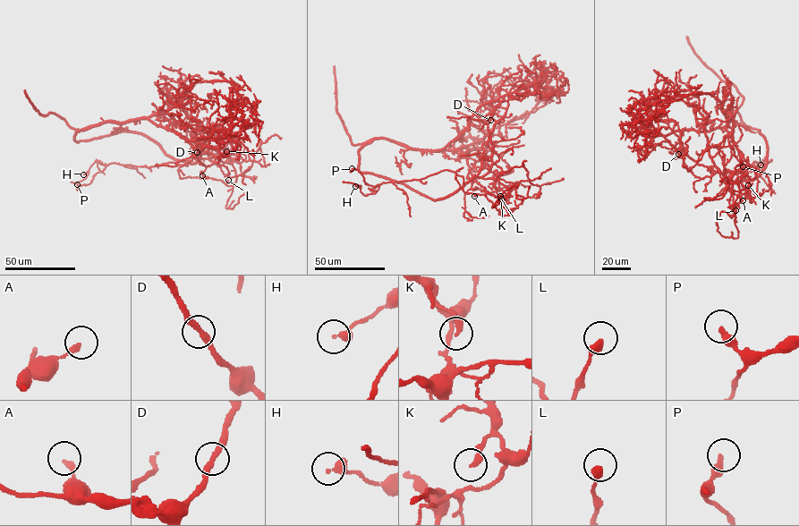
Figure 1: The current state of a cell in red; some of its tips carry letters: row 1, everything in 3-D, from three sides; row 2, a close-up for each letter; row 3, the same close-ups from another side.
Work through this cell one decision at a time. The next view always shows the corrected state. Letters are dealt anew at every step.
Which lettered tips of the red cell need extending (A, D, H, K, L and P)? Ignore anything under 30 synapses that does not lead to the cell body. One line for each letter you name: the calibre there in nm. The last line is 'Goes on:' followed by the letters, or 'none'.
Goes on: none

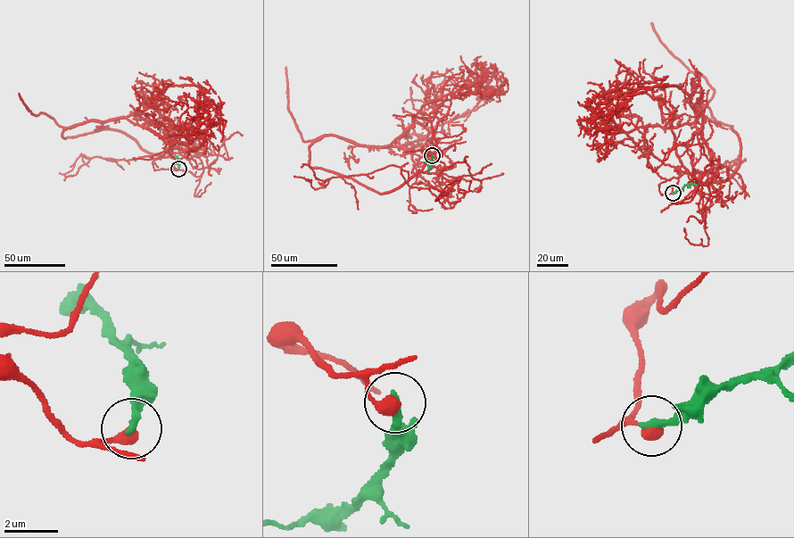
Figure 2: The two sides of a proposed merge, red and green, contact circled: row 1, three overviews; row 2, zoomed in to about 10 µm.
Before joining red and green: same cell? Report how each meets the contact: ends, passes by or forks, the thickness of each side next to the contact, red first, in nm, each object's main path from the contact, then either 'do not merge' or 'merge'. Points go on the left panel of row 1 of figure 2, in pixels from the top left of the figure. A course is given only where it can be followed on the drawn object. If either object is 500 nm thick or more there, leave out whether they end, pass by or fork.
red ends; green ends; calibres 480 and 280 nm; course red (178, 168), (168, 118), (171, 125), (161, 127), (134, 112), (62, 127), (31, 113), (19, 93); course green (178, 168), (177, 156); do not merge

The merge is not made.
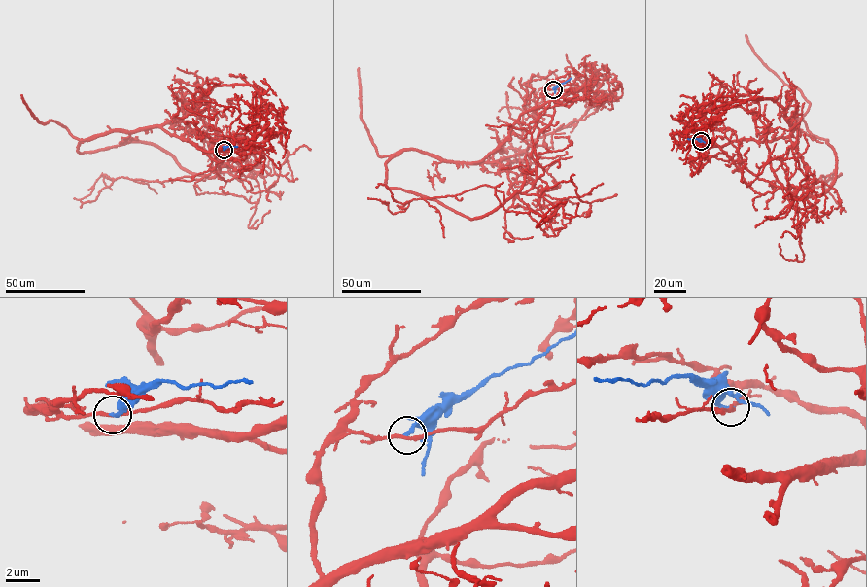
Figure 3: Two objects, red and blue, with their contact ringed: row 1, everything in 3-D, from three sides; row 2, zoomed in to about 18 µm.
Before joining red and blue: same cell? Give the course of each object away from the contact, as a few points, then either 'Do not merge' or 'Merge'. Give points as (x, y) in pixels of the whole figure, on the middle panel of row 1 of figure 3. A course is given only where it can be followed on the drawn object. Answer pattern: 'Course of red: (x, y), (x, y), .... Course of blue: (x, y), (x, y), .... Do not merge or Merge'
Course of red: (553, 89), (506, 137), (533, 150), (505, 199), (484, 185), (394, 214), (367, 197). Course of blue: (553, 88), (571, 78). Do not merge

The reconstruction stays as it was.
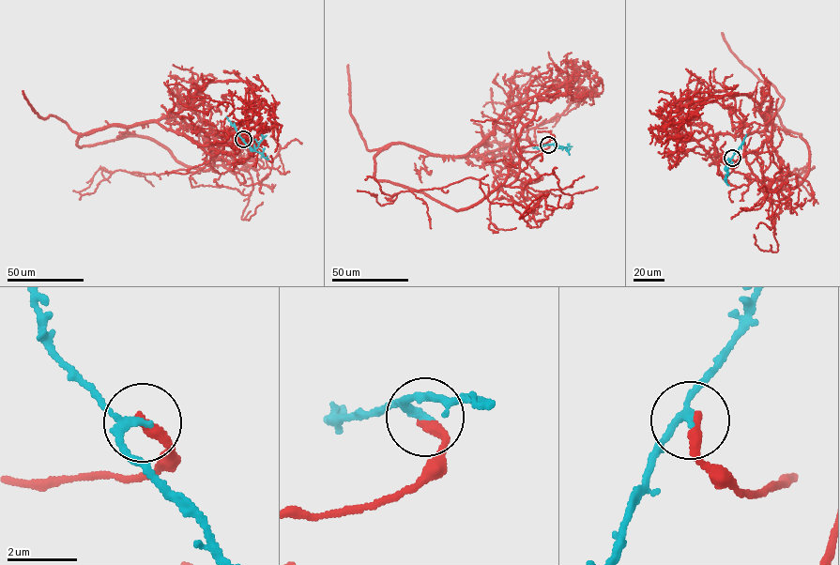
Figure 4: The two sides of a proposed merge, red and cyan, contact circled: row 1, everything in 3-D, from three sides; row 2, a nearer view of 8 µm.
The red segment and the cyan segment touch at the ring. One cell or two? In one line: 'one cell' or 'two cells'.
two cells

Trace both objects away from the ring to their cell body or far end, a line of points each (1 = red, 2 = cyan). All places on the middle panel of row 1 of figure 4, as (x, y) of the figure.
1: (548, 145), (510, 148), (512, 173), (496, 176), (481, 155), (559, 115), (593, 84)
2: (548, 145), (564, 147), (568, 144)

